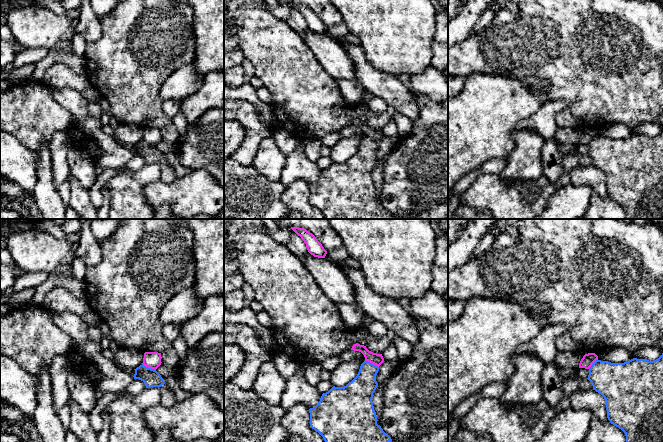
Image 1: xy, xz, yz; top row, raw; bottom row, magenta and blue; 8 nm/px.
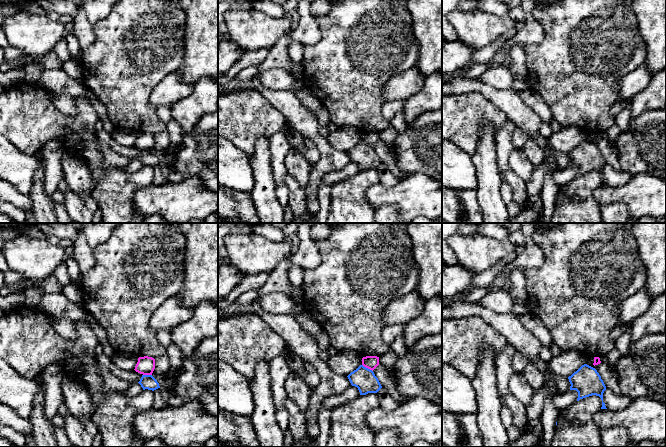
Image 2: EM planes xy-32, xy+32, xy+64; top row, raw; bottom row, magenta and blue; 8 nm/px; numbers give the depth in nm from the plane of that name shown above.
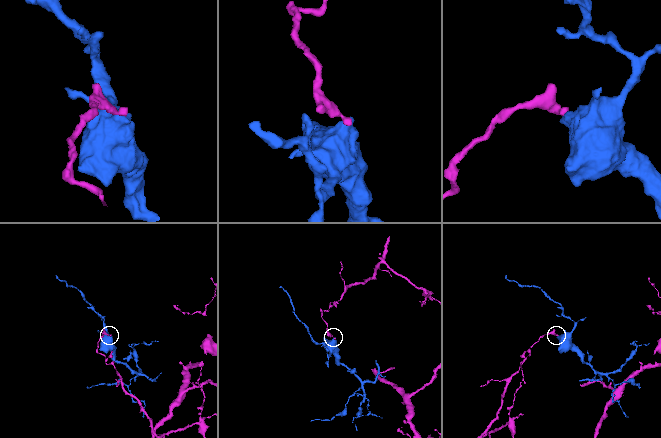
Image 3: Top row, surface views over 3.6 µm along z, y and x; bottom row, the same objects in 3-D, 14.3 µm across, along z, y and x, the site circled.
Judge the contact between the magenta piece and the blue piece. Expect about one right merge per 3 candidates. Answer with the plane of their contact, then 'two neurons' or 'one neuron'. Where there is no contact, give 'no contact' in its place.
xy | two neurons

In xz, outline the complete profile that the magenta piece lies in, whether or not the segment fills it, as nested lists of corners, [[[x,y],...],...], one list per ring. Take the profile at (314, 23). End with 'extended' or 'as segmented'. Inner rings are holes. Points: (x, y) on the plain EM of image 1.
[[[291,3],[292,6],[301,13],[306,20],[308,28],[314,33],[325,34],[327,27],[322,20],[316,15],[316,13],[304,4]]]; as segmented

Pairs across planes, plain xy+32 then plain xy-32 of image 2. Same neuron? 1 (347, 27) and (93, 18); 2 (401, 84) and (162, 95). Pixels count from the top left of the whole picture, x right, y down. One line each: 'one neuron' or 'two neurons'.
1: two neurons
2: one neuron

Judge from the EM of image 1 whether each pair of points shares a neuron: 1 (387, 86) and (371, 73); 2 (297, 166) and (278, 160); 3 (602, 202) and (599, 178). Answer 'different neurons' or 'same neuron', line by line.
1: same neuron
2: different neurons
3: same neuron

